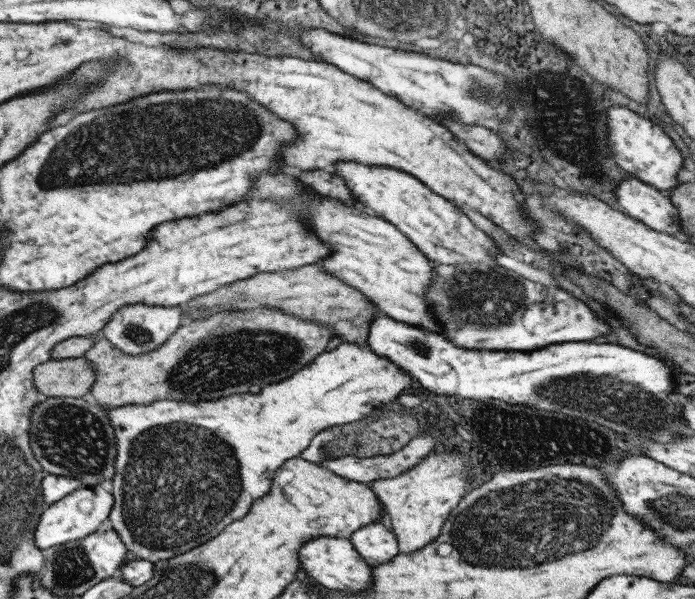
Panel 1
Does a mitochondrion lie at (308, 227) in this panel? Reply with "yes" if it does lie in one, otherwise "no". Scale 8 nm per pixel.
no

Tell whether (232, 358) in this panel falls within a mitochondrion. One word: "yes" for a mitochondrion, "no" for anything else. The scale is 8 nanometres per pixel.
yes

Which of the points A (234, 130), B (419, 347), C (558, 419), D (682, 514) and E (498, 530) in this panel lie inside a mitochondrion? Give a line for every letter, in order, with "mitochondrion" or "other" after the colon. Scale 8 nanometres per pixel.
A: mitochondrion
B: mitochondrion
C: mitochondrion
D: mitochondrion
E: mitochondrion

